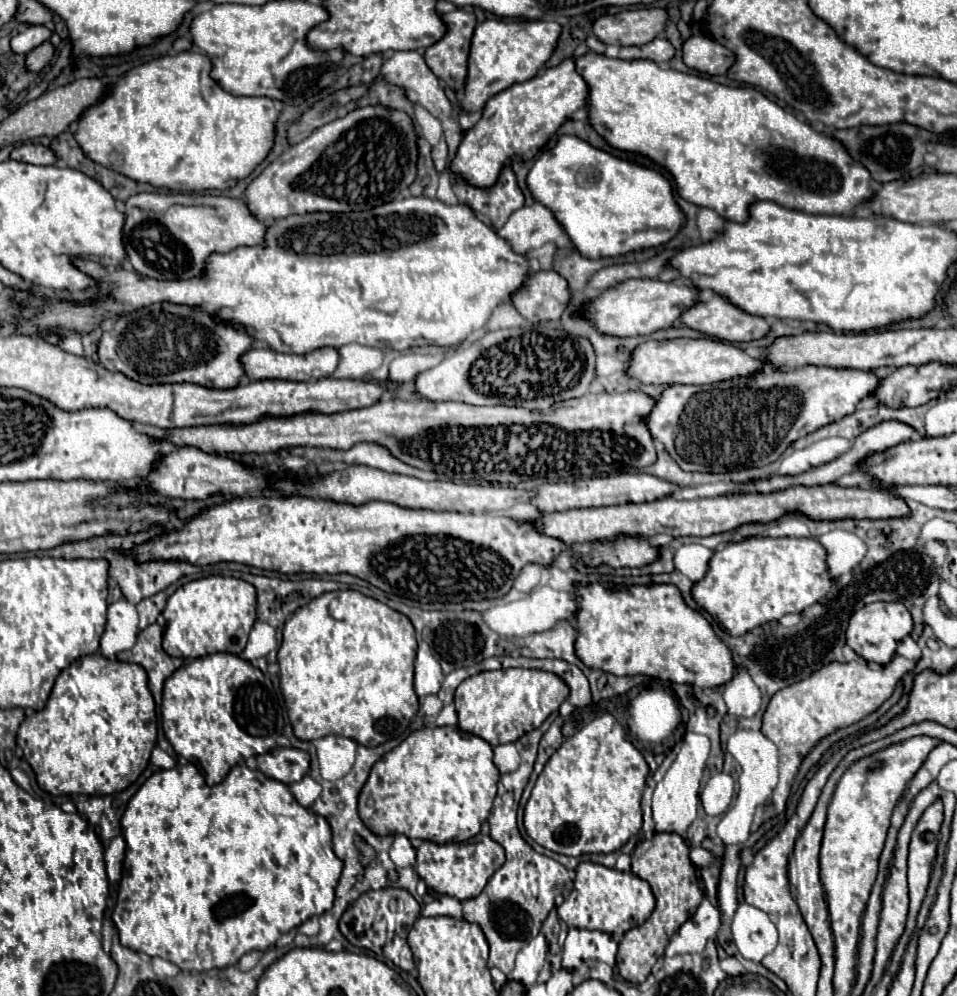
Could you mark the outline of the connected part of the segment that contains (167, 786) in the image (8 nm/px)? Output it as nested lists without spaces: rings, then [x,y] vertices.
[[[194,764],[174,766],[172,770],[158,770],[130,798],[126,812],[120,820],[120,826],[122,836],[126,840],[126,858],[118,892],[118,904],[112,916],[118,928],[120,944],[136,952],[144,952],[148,956],[160,956],[164,960],[170,960],[186,972],[208,972],[212,968],[222,970],[228,966],[236,966],[244,954],[252,950],[268,950],[284,934],[298,928],[308,918],[324,914],[326,910],[332,908],[334,890],[344,868],[342,860],[332,850],[332,832],[326,818],[300,806],[286,784],[274,782],[272,778],[266,778],[260,770],[250,770],[248,766],[234,766],[234,770],[230,770],[230,774],[218,786],[208,786]]]

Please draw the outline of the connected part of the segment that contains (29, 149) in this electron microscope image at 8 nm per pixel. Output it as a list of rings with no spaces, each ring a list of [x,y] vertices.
[[[22,144],[10,152],[12,160],[28,162],[36,166],[52,166],[56,164],[56,154],[42,144]]]

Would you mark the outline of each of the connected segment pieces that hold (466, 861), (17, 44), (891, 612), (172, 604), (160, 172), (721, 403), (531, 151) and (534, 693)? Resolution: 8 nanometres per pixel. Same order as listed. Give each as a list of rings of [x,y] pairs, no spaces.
[[[478,834],[472,842],[422,842],[416,850],[416,874],[438,894],[448,894],[458,900],[474,898],[482,892],[488,878],[504,864],[504,848],[488,834]]]
[[[28,26],[24,32],[20,32],[12,38],[10,46],[12,46],[12,52],[16,52],[16,54],[28,54],[30,50],[34,50],[42,42],[46,42],[50,36],[52,36],[52,32],[46,26]]]
[[[872,602],[872,604],[866,604],[862,606],[852,618],[850,618],[850,626],[846,630],[846,640],[848,640],[848,646],[866,662],[876,662],[880,666],[886,666],[894,654],[896,654],[896,648],[898,644],[910,636],[914,628],[914,622],[912,622],[912,616],[910,612],[906,610],[906,606],[902,602]]]
[[[206,576],[180,586],[164,608],[166,628],[162,648],[174,658],[200,658],[216,652],[242,654],[256,622],[256,590],[244,580]]]
[[[198,52],[162,56],[130,70],[120,82],[110,84],[110,94],[78,120],[76,140],[84,154],[108,168],[114,166],[114,158],[122,158],[118,164],[120,174],[156,188],[226,190],[236,186],[236,182],[250,176],[274,148],[278,110],[270,98],[228,94],[210,78],[210,72],[210,58]]]
[[[804,366],[798,370],[758,372],[750,378],[716,382],[714,386],[666,386],[650,414],[644,418],[654,440],[666,446],[666,452],[686,472],[728,472],[740,468],[766,466],[774,462],[794,440],[806,436],[830,422],[852,414],[856,402],[878,386],[878,376],[862,370],[836,370],[826,366]]]
[[[570,56],[558,66],[546,68],[542,74],[522,84],[514,84],[490,98],[490,102],[486,102],[484,106],[480,122],[474,128],[466,130],[462,146],[458,148],[450,170],[462,174],[462,178],[466,178],[466,182],[474,182],[474,186],[490,186],[490,182],[498,178],[500,166],[516,158],[536,158],[538,152],[558,132],[558,128],[570,120],[570,114],[586,106],[588,86],[576,72],[576,60]]]
[[[508,668],[490,670],[466,678],[454,694],[454,704],[458,712],[458,728],[472,732],[492,746],[516,742],[522,734],[538,728],[560,704],[568,698],[568,684],[552,672]]]

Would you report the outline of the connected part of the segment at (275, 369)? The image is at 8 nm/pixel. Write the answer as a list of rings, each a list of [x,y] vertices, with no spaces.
[[[254,341],[252,350],[242,356],[242,366],[252,380],[281,379],[296,380],[296,382],[318,380],[318,378],[332,376],[334,370],[338,368],[338,362],[340,362],[340,352],[336,348],[320,348],[302,356],[296,356],[296,354],[274,352],[270,350],[267,343],[262,341]]]

